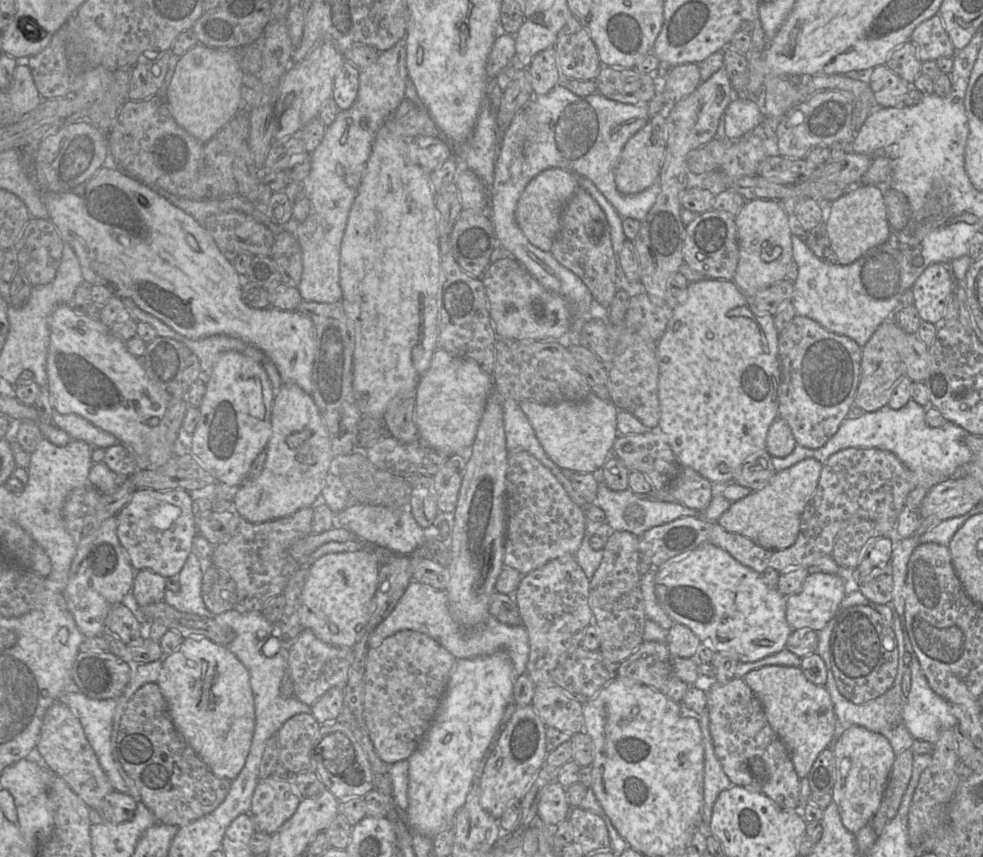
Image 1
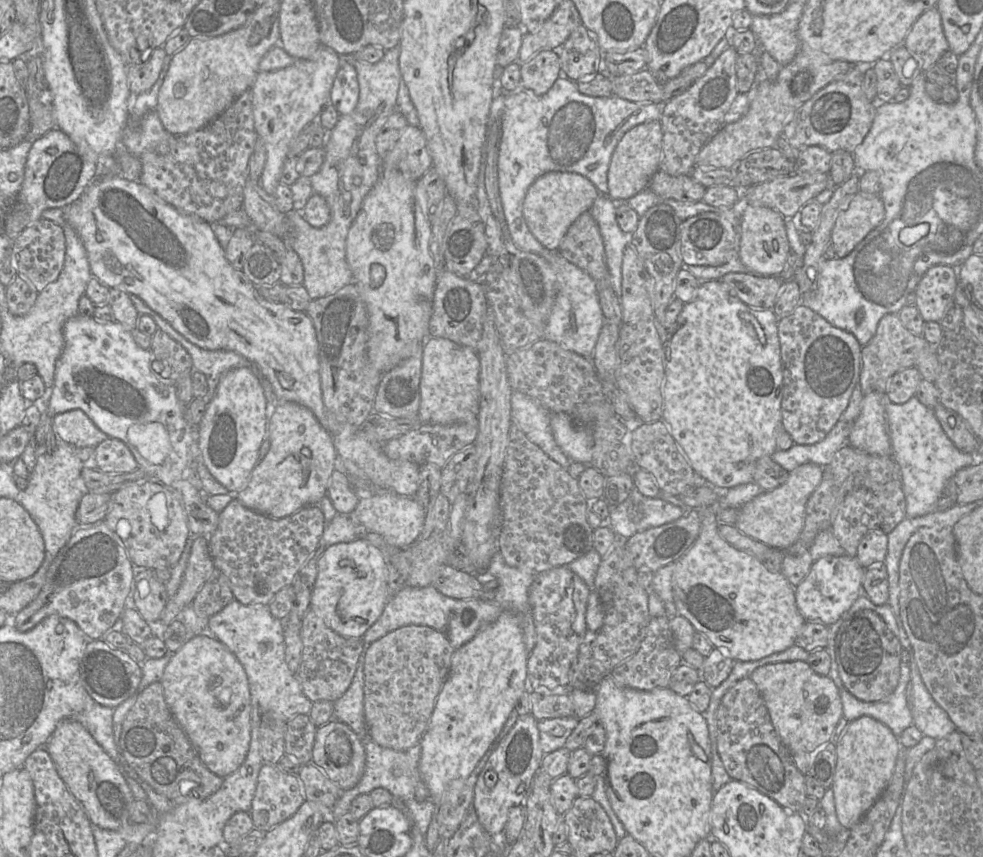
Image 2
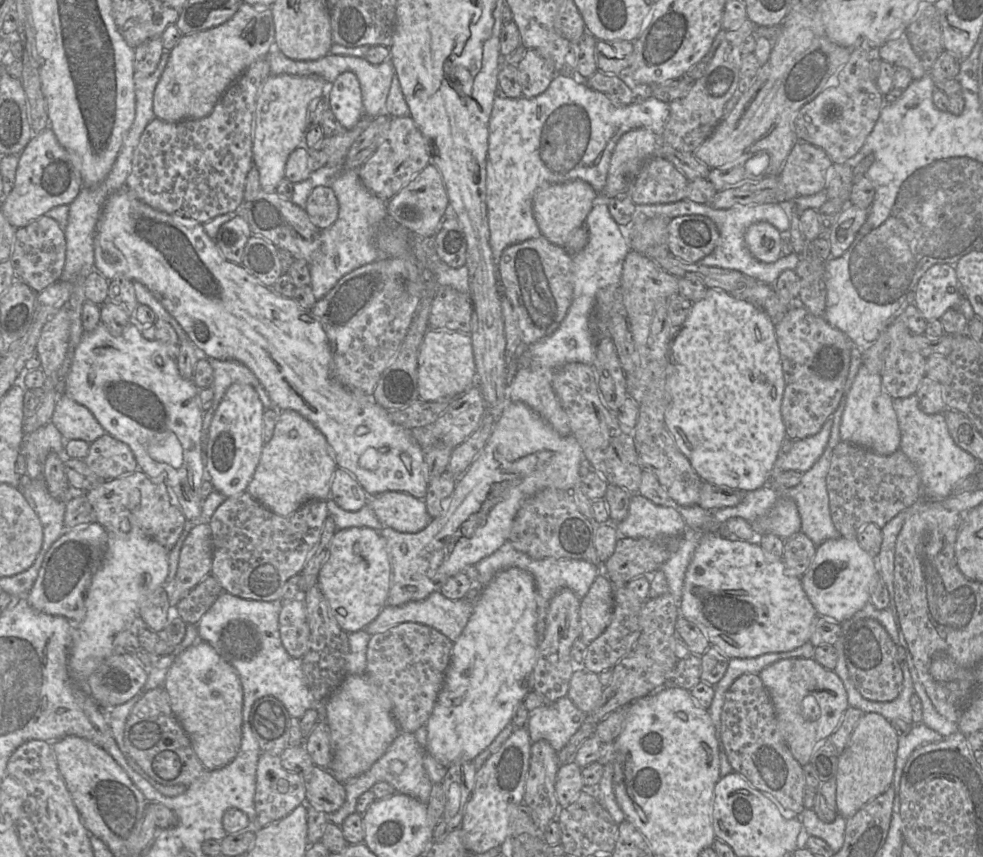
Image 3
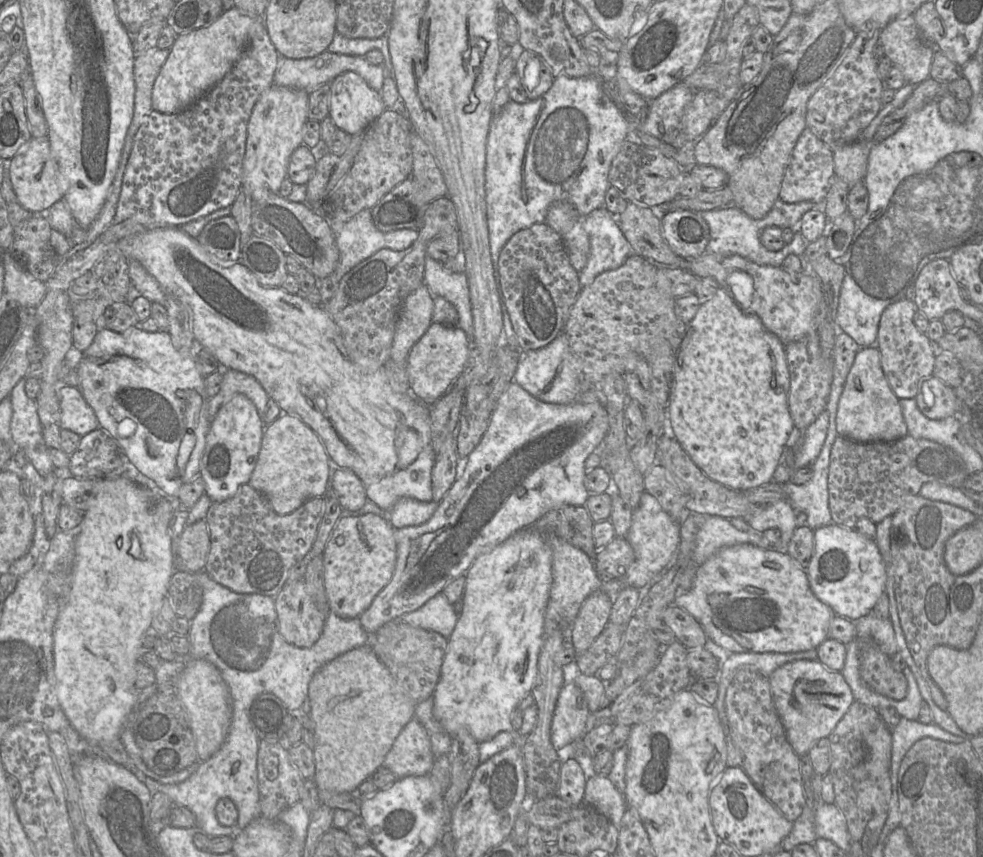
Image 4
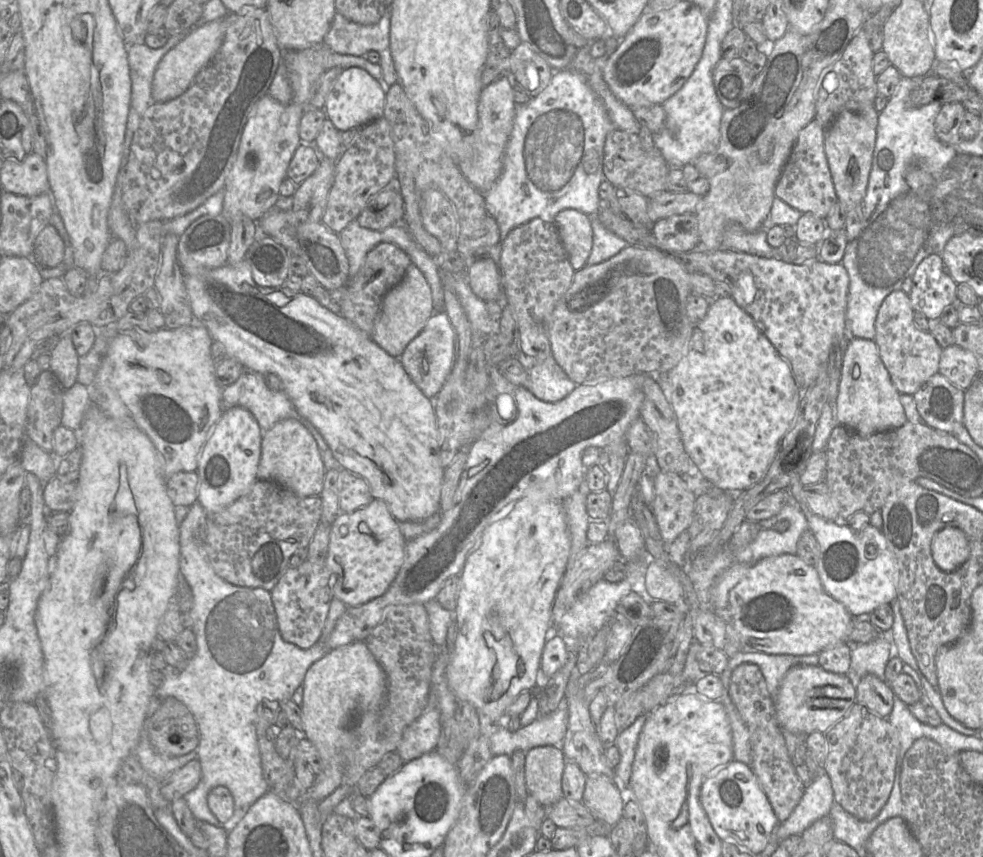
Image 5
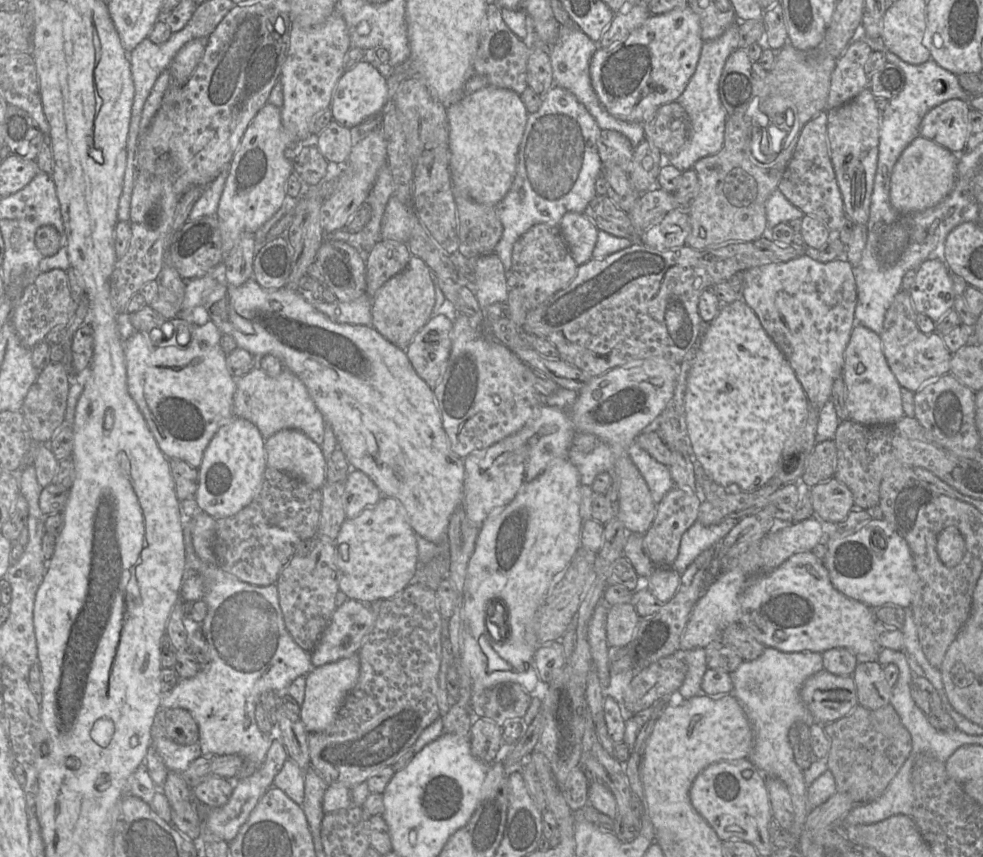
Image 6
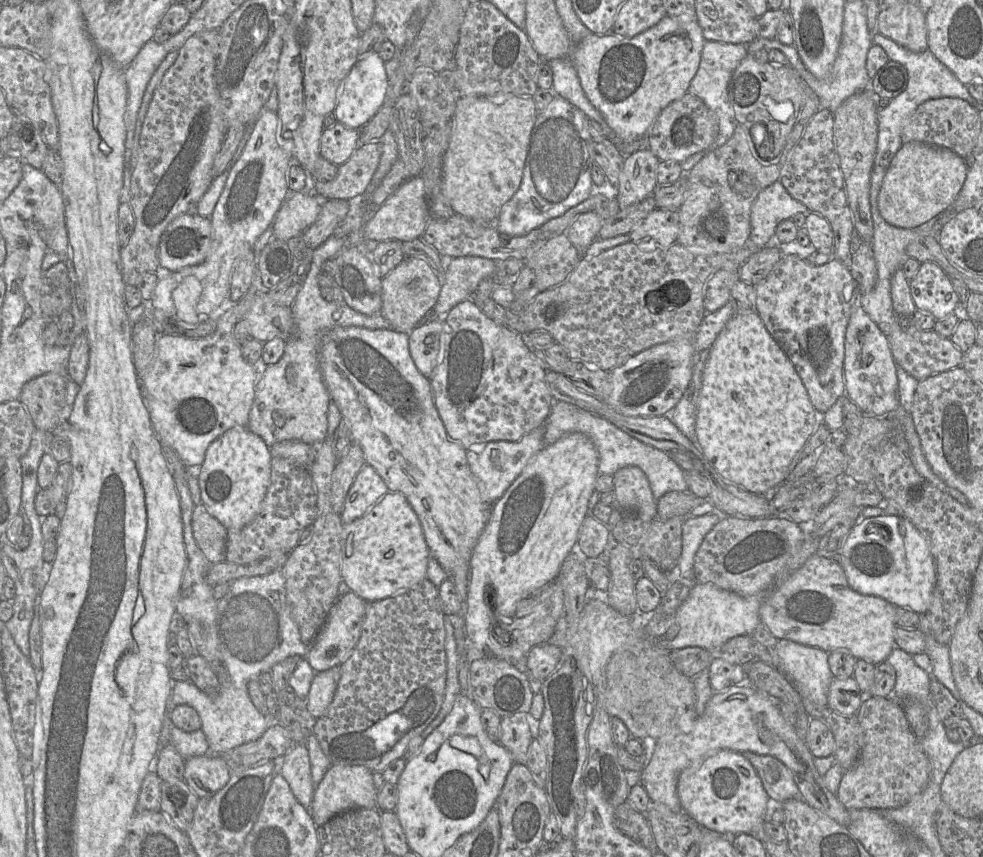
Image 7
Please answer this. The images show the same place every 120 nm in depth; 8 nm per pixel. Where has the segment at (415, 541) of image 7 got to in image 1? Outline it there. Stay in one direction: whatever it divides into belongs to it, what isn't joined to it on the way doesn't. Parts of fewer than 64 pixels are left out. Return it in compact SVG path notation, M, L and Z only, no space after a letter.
M367 548L321 556L309 570L301 594L300 623L326 644L353 648L373 613L380 564Z

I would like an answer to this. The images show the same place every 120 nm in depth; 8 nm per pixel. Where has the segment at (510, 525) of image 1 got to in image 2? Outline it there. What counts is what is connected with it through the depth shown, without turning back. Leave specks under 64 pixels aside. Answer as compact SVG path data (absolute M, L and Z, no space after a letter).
M513 423L500 487L501 527L498 550L505 562L540 573L567 566L593 548L593 532L587 521L588 501L567 470L546 455Z

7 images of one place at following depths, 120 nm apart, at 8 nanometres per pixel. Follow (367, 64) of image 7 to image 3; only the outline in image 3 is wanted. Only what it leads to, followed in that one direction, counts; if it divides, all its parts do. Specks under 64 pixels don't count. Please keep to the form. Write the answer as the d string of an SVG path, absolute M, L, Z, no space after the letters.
M353 72L341 73L328 85L327 99L342 129L352 129L364 114L360 84Z

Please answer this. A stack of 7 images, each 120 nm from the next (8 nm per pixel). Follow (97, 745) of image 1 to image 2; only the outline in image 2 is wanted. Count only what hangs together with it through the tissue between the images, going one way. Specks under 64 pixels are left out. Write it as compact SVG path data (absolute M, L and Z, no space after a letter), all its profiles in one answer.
M96 703L91 710L80 714L77 720L88 730L94 740L116 763L121 774L124 776L120 769L123 767L120 763L120 754L117 751L114 741L113 713L113 708Z

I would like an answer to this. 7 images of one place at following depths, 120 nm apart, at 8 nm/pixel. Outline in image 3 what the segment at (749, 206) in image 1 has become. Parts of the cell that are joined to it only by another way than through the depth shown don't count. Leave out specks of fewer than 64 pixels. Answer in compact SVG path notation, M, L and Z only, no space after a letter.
M766 221L750 225L745 232L750 253L764 263L773 263L782 257L781 242L781 232Z

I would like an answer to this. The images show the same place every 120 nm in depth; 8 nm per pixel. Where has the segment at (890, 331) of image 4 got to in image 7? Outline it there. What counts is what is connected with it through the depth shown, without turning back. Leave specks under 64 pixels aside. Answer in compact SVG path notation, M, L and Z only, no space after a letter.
M896 316L892 324L892 332L886 337L897 366L918 381L960 367L962 364L963 352L954 345L950 338L939 335L935 330L918 329L912 317Z

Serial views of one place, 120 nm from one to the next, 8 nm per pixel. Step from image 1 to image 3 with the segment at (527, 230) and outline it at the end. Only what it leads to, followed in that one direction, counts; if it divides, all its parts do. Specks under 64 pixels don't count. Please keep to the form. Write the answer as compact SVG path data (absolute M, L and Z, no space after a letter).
M579 179L541 187L533 197L532 207L542 236L552 244L564 247L571 233L585 224L597 195L589 183Z

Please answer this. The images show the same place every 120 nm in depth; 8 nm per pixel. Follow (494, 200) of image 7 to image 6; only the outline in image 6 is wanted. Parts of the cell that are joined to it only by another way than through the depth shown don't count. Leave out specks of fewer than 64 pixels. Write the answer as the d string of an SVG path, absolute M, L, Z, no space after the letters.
M491 85L464 94L460 101L447 107L453 193L455 189L477 203L496 206L515 178L527 119L528 112L519 94Z

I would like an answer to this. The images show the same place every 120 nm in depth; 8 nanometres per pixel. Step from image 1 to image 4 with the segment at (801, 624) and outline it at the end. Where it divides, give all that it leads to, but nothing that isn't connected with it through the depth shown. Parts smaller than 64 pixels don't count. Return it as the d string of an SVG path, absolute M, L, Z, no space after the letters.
M835 523L814 531L814 554L806 572L814 595L828 605L837 616L851 621L872 613L875 604L885 593L887 570L875 539L868 538L855 529L847 529Z

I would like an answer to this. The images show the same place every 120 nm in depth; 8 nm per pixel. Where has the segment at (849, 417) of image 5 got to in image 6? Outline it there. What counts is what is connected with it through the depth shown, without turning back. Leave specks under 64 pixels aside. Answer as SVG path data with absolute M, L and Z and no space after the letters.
M855 324L844 352L843 379L848 420L866 426L888 425L904 416L901 386L888 366L880 335Z

